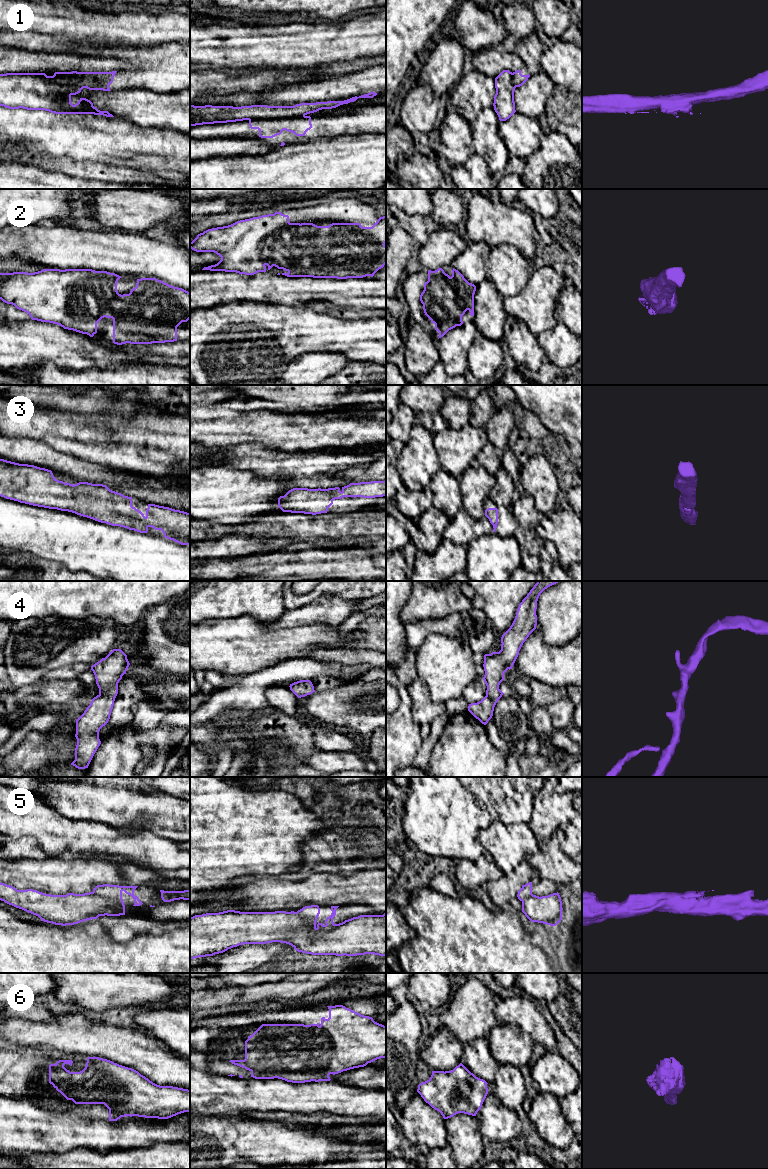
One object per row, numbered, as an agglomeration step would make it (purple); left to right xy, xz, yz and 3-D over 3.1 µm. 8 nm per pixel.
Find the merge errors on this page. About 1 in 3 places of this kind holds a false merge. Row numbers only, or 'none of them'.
1, 5

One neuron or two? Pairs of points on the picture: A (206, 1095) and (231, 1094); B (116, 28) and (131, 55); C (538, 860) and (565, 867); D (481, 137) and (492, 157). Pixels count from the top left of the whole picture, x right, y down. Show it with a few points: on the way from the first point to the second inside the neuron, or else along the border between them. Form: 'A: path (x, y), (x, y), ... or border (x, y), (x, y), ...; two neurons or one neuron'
A: path (212, 1094), (225, 1094); one neuron
B: border (148, 47), (104, 46), (102, 48); two neurons
C: path (545, 863), (552, 863), (558, 867); one neuron
D: path (486, 142), (491, 147), (492, 152); one neuron

